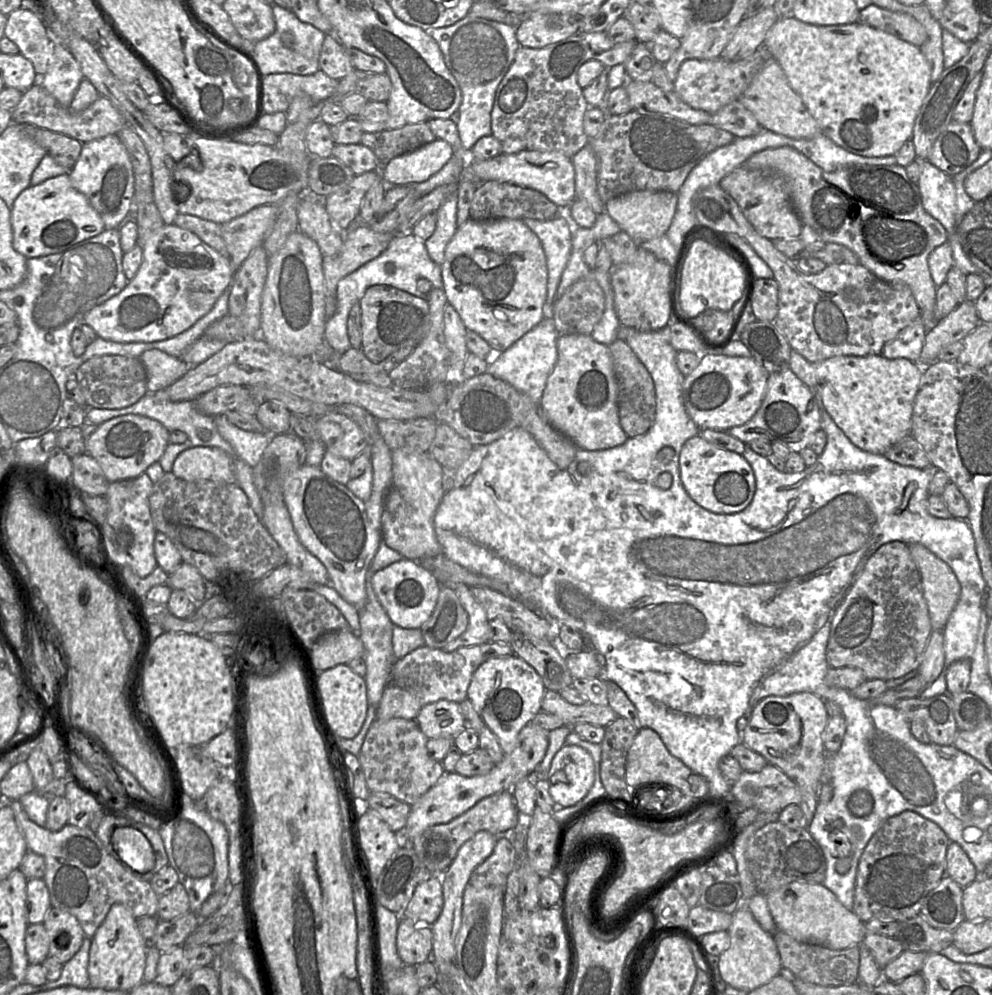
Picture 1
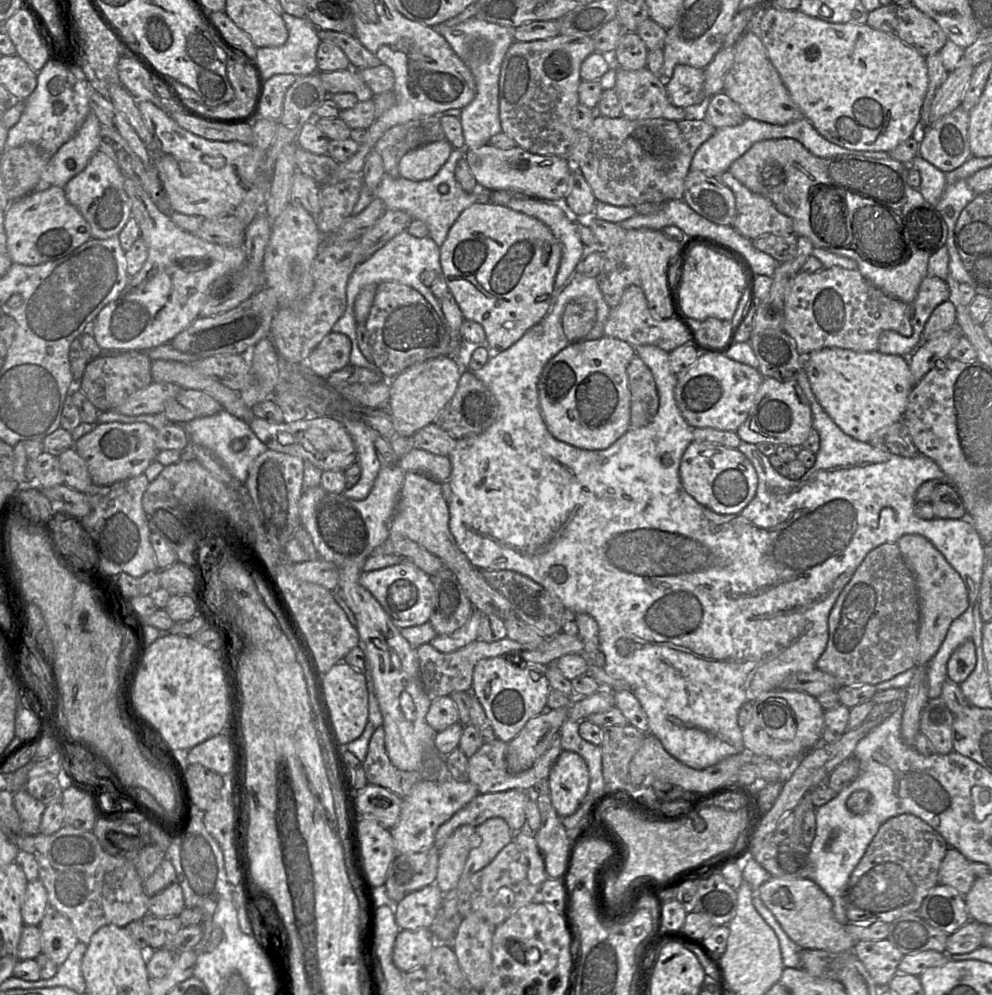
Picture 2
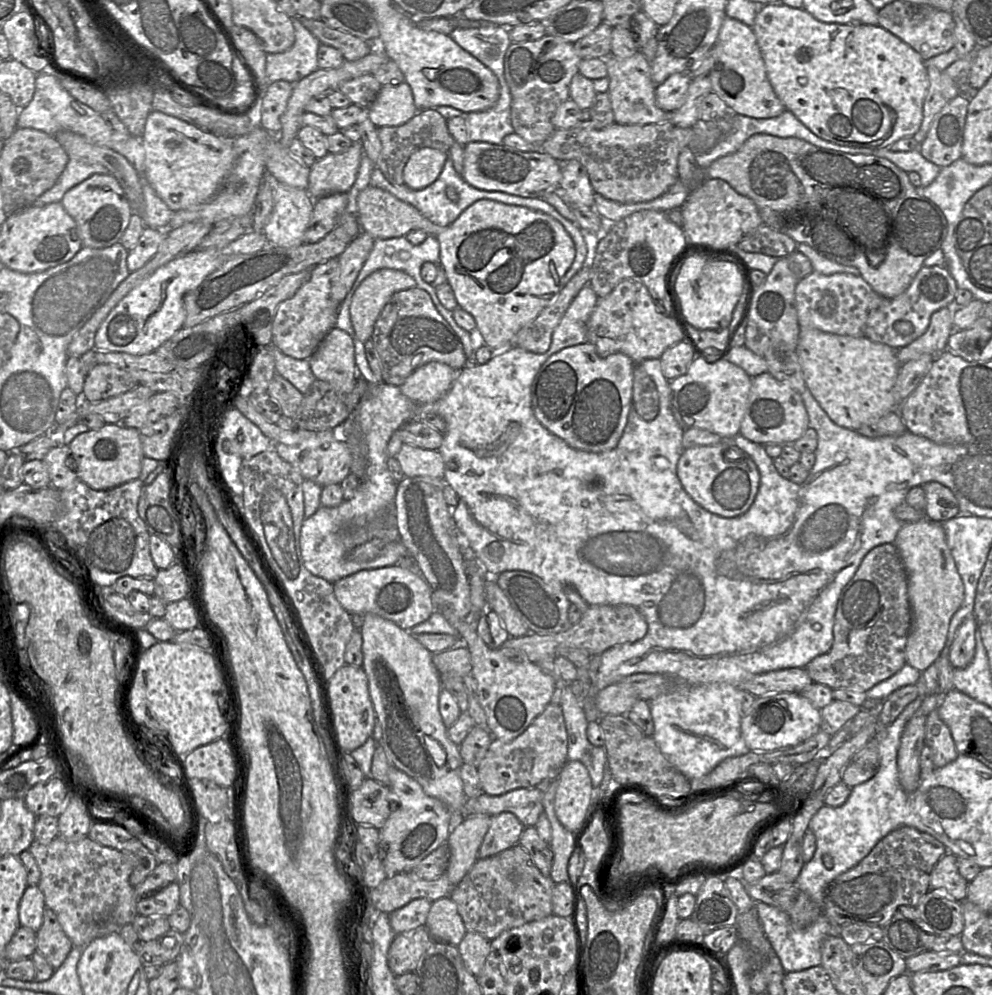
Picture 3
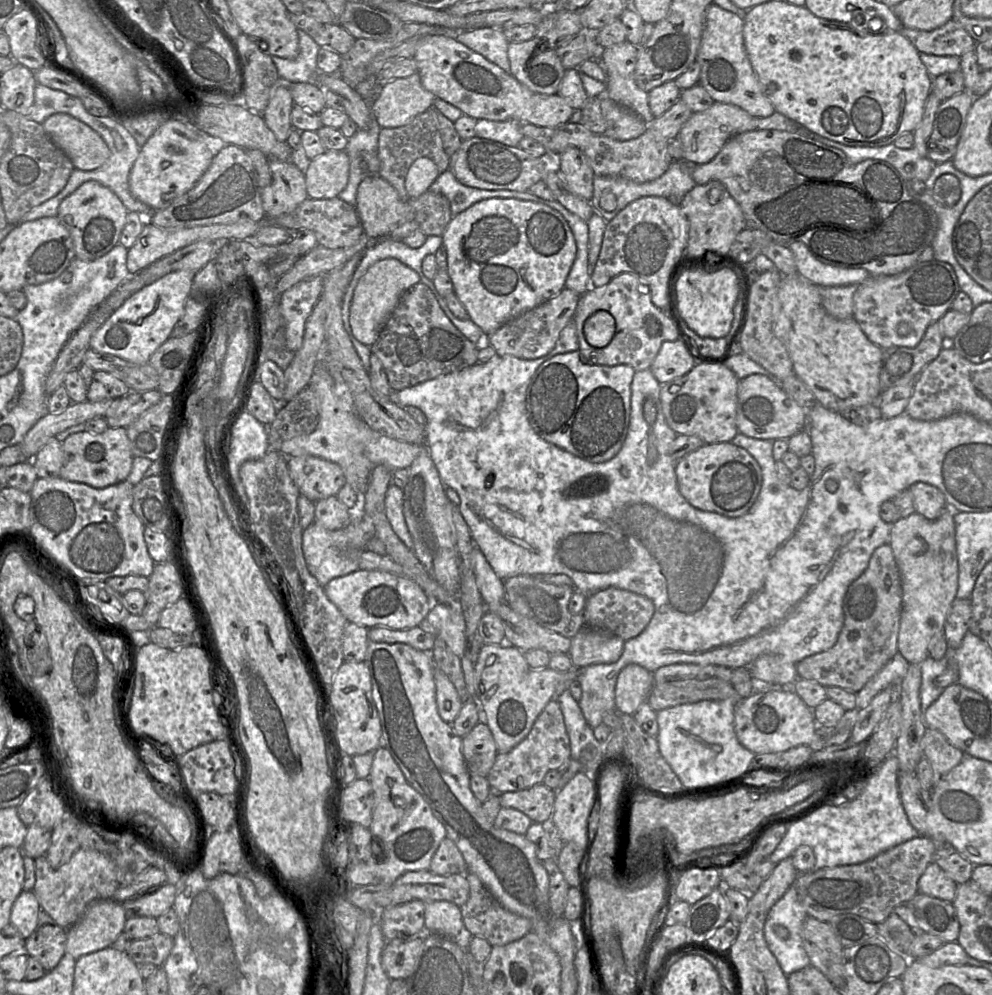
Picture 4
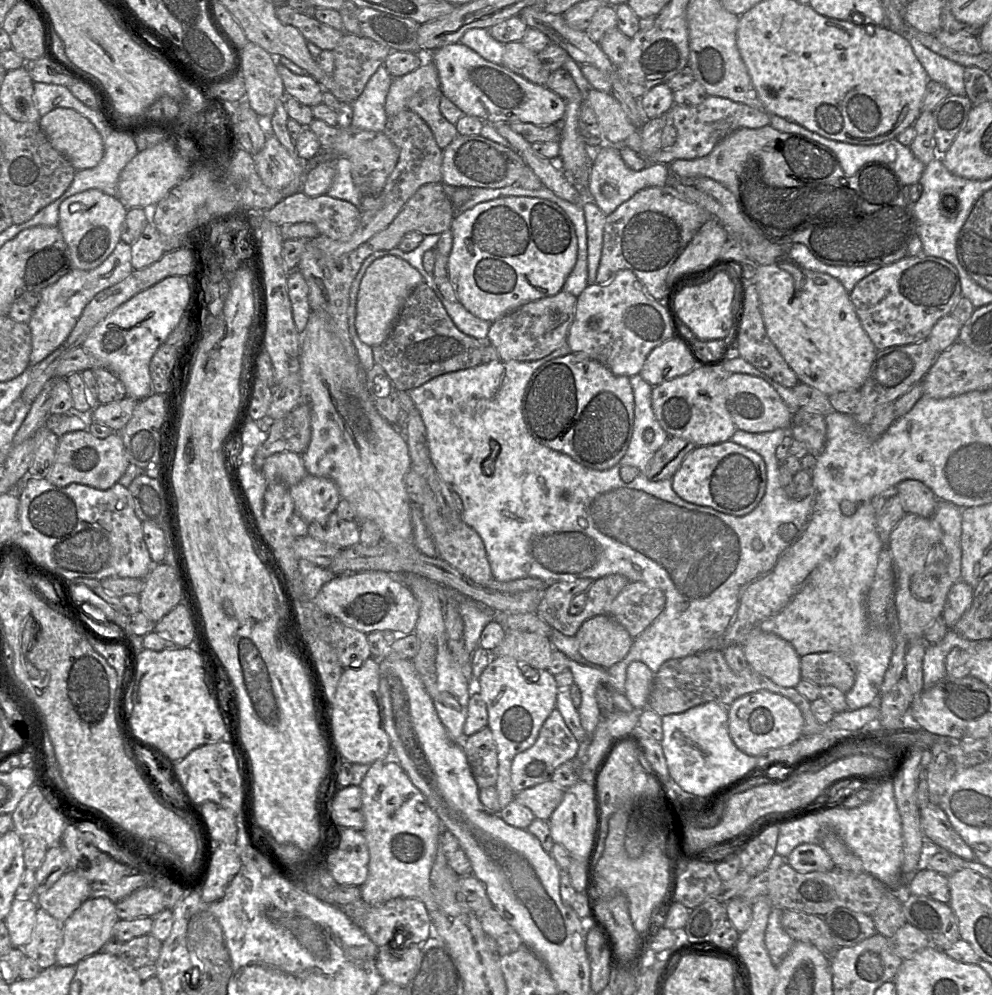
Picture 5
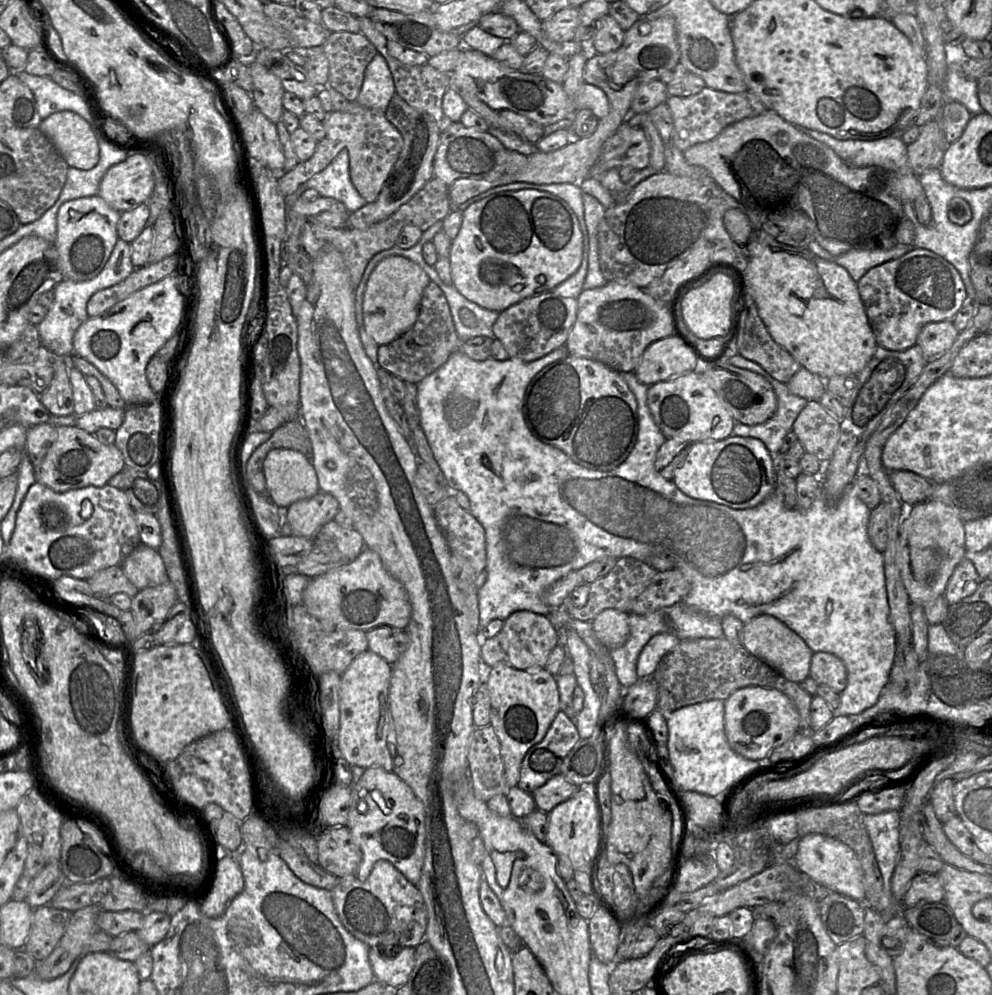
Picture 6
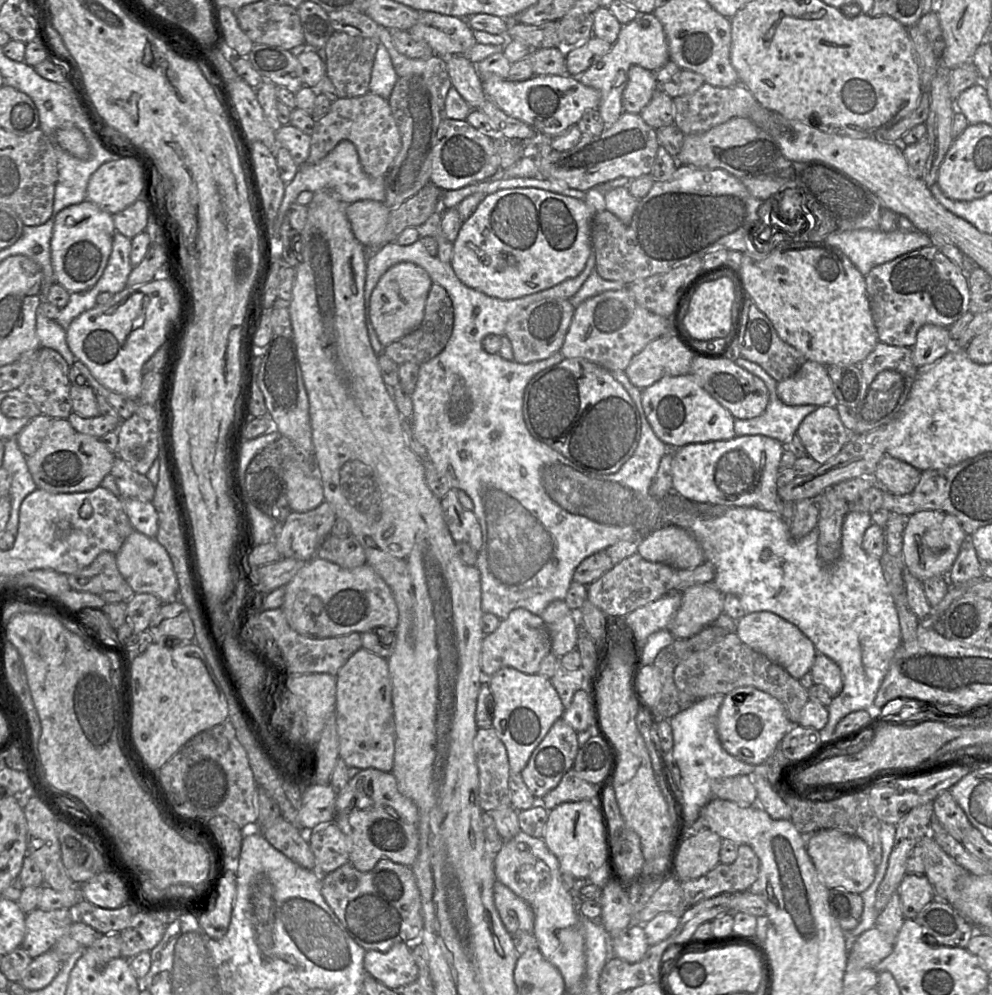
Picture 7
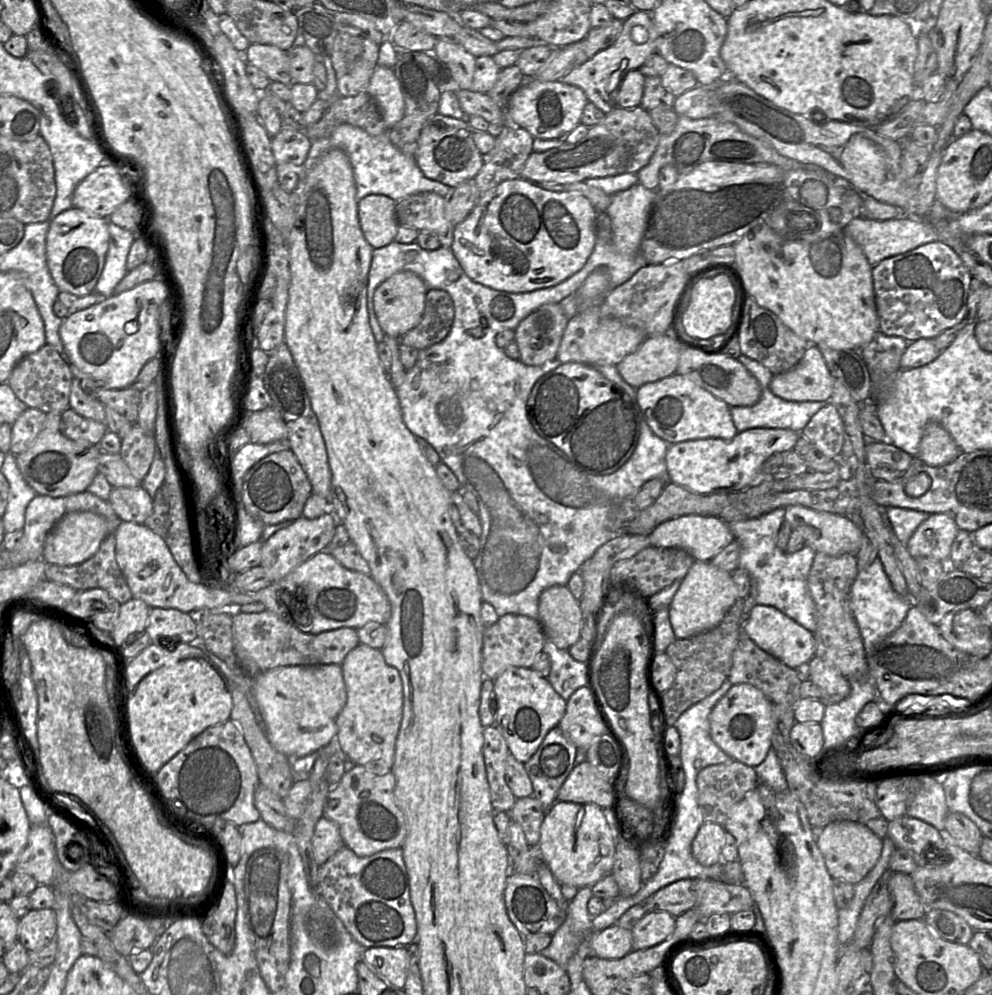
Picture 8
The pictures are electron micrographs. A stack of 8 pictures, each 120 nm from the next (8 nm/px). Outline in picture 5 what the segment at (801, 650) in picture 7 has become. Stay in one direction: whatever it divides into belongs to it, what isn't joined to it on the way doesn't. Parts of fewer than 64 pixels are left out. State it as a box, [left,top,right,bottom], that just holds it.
[743,631,801,687]

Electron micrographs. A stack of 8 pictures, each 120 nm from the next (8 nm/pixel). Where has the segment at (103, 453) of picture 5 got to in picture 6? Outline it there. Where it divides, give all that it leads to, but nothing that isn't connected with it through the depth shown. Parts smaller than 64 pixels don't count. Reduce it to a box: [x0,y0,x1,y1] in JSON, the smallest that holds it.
[34,426,125,492]

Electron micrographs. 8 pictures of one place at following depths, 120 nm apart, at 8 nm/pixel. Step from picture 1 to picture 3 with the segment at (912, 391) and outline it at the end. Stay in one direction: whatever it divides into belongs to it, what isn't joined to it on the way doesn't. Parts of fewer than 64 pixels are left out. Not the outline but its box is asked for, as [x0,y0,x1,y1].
[796,328,901,431]

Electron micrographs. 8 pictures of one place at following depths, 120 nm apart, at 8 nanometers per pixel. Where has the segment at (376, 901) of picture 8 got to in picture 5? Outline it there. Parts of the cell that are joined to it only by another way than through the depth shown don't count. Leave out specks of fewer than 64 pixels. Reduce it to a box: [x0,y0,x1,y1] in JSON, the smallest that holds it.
[341,898,434,949]

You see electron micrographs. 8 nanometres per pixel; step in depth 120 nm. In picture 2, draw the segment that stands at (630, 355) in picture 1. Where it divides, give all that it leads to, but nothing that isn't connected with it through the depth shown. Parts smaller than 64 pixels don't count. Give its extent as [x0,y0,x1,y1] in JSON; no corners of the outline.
[627,355,659,428]

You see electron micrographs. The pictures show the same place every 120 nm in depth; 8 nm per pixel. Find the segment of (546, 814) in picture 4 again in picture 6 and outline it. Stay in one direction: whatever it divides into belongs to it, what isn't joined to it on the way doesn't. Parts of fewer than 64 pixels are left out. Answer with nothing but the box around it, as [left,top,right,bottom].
[531,774,579,813]

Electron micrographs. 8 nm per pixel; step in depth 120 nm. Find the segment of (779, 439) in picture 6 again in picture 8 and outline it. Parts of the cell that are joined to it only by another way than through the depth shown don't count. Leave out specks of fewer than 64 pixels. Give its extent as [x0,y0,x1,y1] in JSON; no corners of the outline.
[730,355,828,433]

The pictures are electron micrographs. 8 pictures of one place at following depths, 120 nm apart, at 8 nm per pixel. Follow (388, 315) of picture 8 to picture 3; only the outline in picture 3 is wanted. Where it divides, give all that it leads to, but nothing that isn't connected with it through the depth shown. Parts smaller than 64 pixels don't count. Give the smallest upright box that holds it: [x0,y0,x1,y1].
[350,268,416,340]

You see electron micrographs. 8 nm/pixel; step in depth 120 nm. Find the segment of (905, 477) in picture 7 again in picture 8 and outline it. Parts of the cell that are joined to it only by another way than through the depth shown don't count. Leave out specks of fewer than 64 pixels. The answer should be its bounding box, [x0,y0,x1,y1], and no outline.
[865,440,912,482]

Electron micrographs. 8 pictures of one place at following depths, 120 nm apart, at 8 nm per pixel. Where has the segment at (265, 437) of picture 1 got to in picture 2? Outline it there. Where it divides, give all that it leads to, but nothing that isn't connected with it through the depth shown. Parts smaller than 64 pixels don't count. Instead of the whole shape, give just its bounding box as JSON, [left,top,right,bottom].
[181,408,268,483]

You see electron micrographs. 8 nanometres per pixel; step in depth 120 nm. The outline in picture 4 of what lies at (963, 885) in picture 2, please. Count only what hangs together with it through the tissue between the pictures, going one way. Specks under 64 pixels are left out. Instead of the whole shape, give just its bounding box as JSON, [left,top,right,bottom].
[918,862,958,902]

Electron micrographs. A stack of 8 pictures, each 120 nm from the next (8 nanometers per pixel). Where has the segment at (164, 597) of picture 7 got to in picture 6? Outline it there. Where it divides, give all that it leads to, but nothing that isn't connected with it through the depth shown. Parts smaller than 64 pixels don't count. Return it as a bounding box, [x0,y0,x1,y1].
[121,543,169,591]

